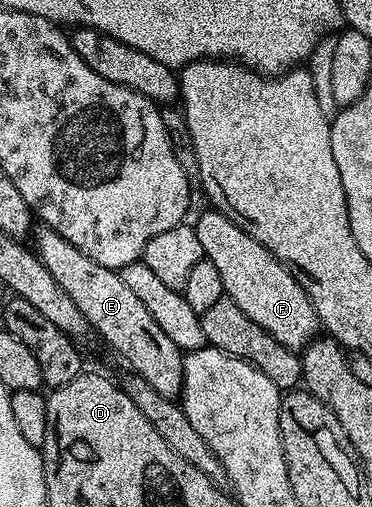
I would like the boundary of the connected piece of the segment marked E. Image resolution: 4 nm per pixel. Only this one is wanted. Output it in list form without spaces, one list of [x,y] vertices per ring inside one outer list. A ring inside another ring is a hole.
[[[46,226],[34,229],[34,240],[35,255],[50,274],[53,274],[54,281],[65,290],[66,294],[69,294],[70,298],[73,298],[74,305],[81,310],[91,324],[92,333],[96,337],[99,335],[131,367],[130,371],[134,375],[145,378],[145,382],[149,382],[149,386],[153,386],[153,390],[157,390],[157,394],[172,398],[178,397],[183,391],[184,353],[173,342],[173,338],[169,338],[169,334],[165,334],[165,330],[161,330],[161,326],[157,326],[157,322],[153,322],[153,314],[149,314],[149,310],[145,310],[145,302],[141,302],[141,298],[137,298],[137,294],[133,294],[133,290],[129,290],[129,286],[125,286],[122,275],[114,268],[101,266],[101,262],[93,262],[93,258],[81,254],[81,250],[77,250],[77,246],[73,246],[73,242],[65,242],[65,238],[61,238],[61,234],[57,234]]]

